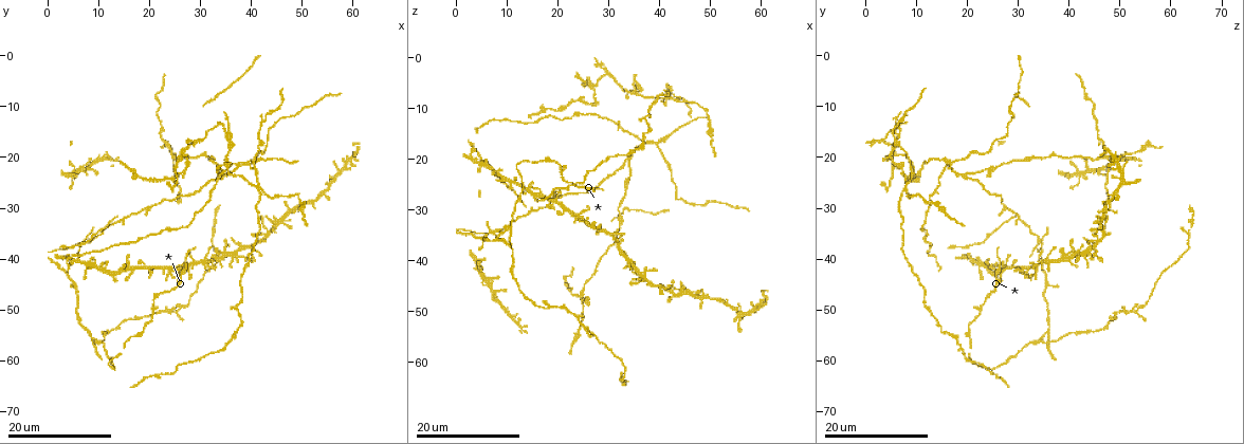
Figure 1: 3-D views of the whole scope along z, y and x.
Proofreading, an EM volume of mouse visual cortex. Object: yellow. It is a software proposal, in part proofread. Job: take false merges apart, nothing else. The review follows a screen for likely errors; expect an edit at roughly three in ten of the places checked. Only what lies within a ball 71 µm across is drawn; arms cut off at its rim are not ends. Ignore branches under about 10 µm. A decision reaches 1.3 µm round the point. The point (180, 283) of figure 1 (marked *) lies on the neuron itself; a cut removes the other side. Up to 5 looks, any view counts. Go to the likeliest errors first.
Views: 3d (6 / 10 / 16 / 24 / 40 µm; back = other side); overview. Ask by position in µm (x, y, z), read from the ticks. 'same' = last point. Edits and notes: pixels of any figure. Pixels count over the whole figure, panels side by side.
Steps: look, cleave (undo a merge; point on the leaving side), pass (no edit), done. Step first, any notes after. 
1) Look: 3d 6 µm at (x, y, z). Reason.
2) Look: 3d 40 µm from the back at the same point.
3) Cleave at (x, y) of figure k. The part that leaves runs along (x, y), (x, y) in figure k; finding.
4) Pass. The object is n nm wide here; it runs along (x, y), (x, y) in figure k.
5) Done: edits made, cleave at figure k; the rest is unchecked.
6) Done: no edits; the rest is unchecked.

Look: 3d 24 µm at (41.5, 26.0, 8.0). Looks like a crossing.

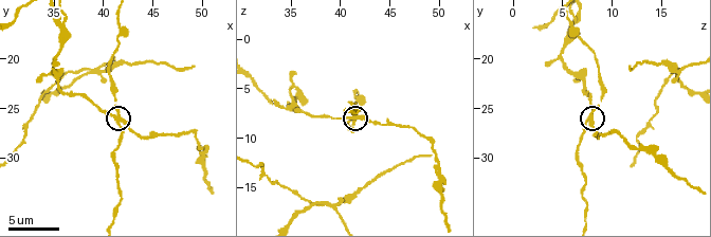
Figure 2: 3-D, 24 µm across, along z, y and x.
Look: 3d 10 µm at (42.2, 26.2, 7.8).

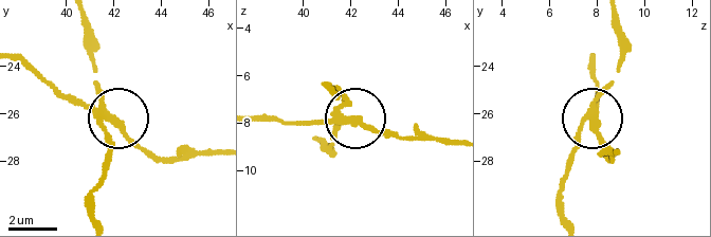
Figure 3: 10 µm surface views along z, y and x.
Cleave at (127, 139) of figure 3. The side arm is 21 µm long; the part that leaves runs along (102, 116), (68, 102), (19, 64) in figure 3; a second neuron is stuck on.

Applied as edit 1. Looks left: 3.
Look: overview.

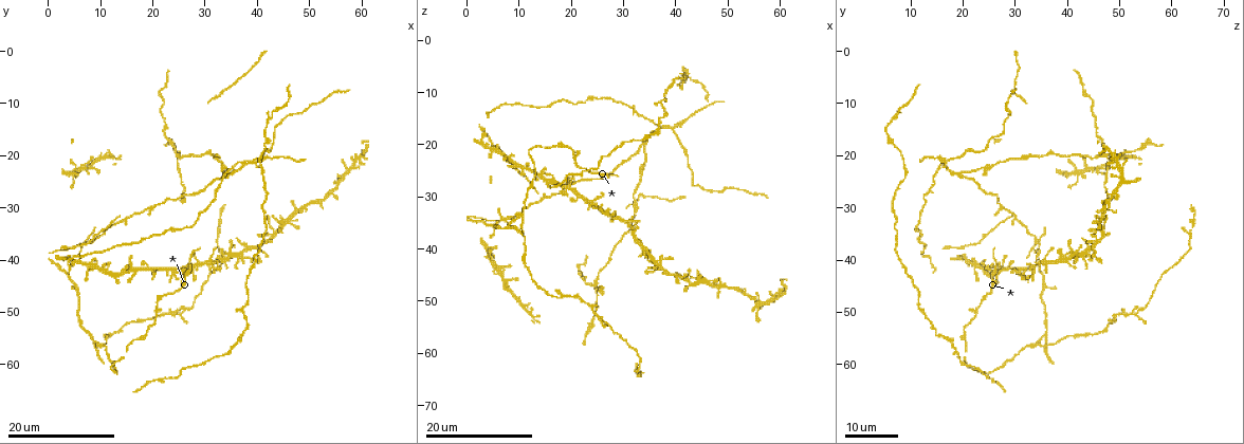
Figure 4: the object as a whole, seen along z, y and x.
Look: 3d 16 µm at (39.5, 21.0, 17.0). Four-way junction.

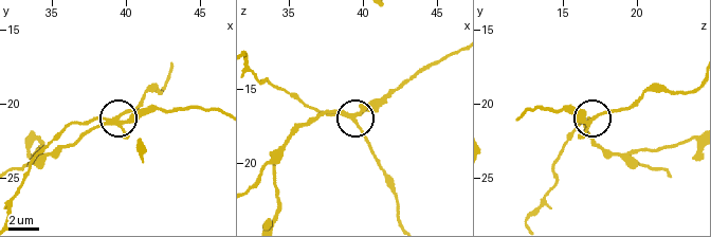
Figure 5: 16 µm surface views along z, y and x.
Look: 3d 10 µm at (39.6, 21.2, 17.0).

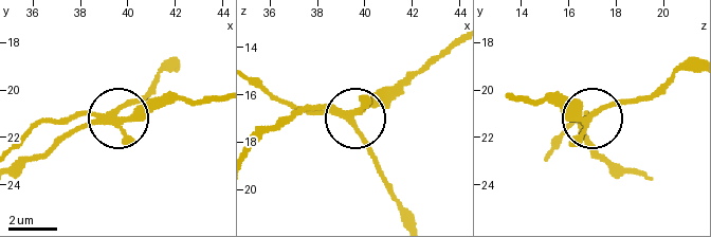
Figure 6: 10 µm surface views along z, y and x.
Cleave at (572, 106) of figure 6. 4 arms meet here; the part that leaves runs along (109, 120), (74, 127), (20, 171) in figure 6; two neurons meet here.

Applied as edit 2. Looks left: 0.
Done: edits made, cleave at figure 3, cleave at figure 6; the rest is unchecked.

